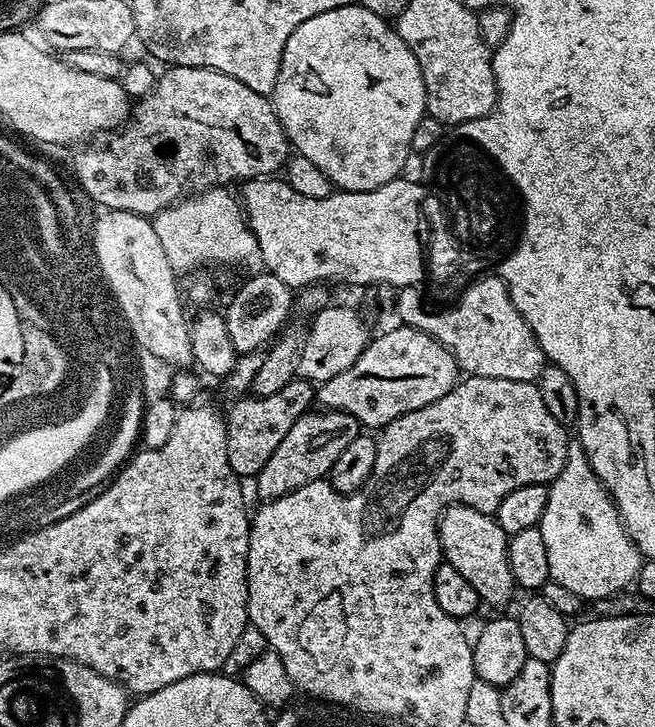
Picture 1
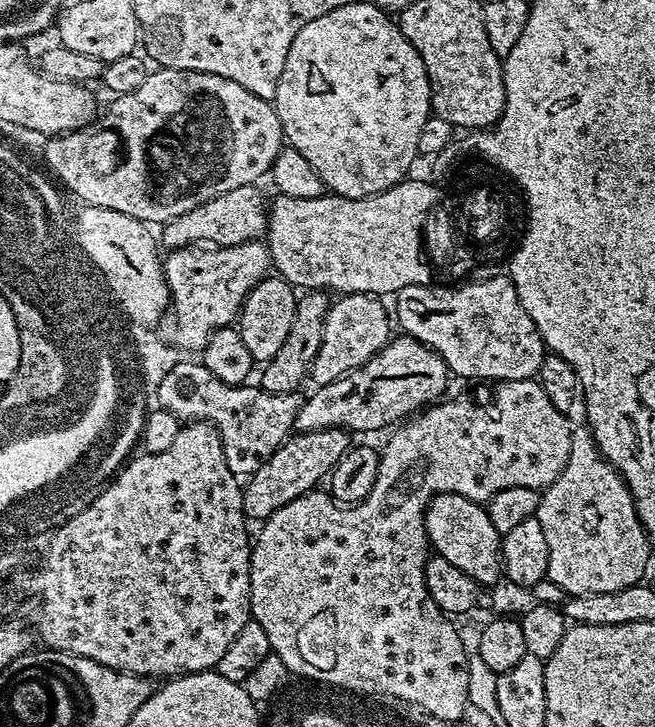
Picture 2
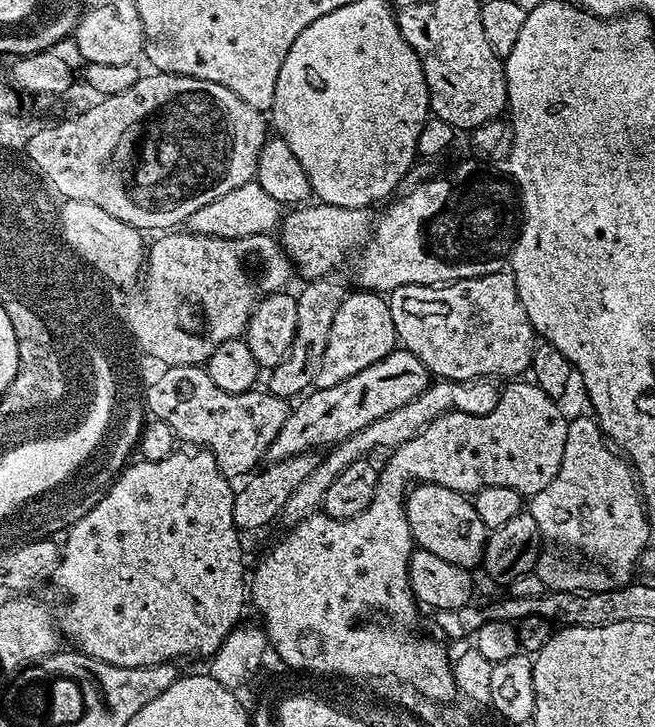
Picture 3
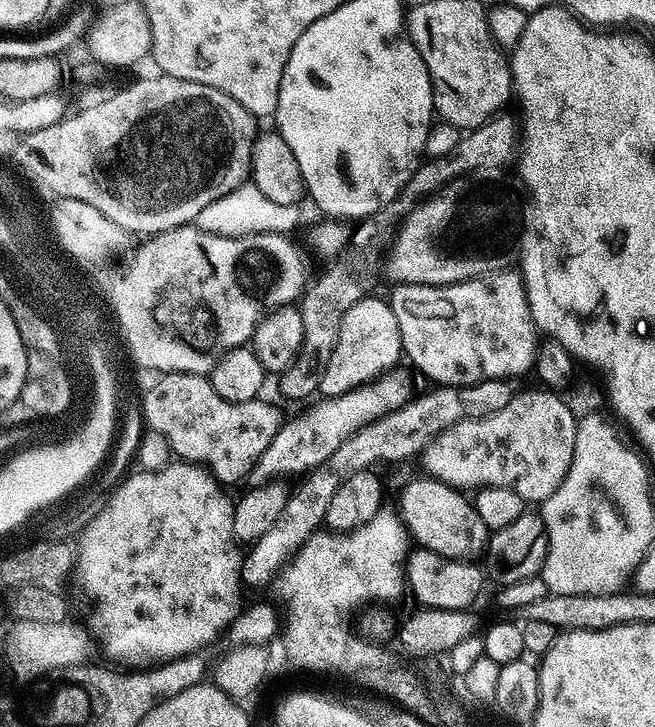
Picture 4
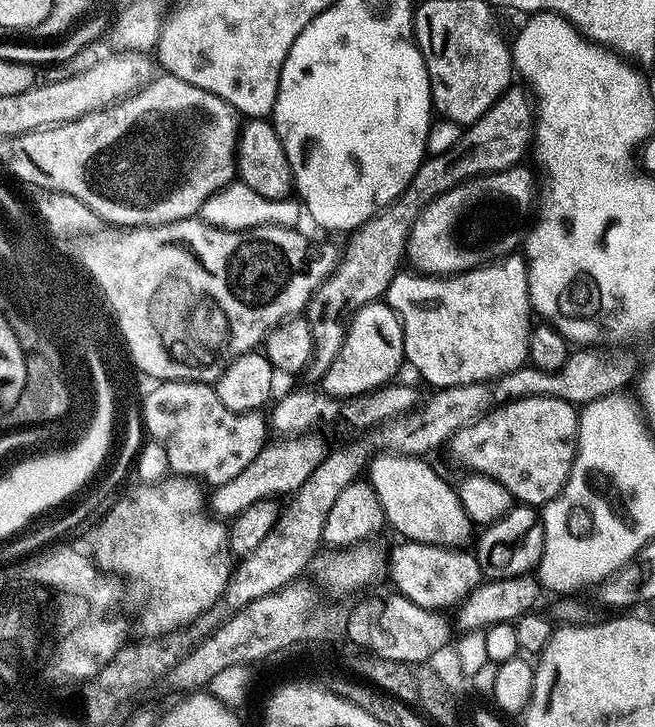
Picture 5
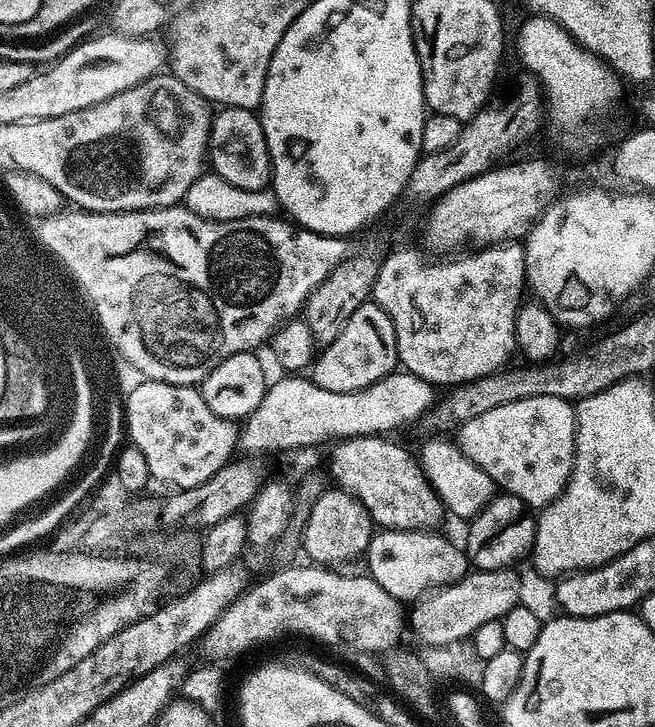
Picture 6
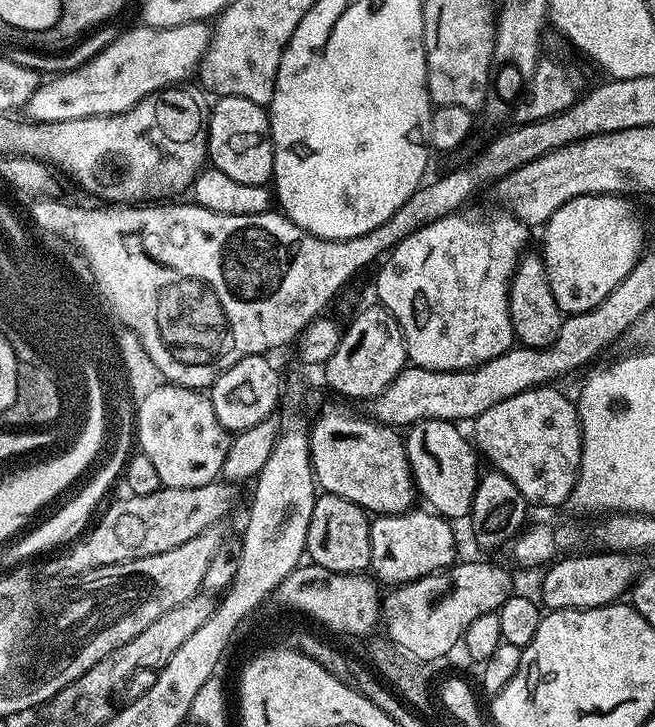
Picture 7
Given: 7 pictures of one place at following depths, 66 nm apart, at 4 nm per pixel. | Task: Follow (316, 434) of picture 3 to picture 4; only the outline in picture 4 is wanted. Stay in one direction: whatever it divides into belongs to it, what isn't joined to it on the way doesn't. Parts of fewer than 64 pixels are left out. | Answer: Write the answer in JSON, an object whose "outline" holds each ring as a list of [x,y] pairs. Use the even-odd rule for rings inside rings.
{"outline":[[[400,370],[385,372],[369,384],[358,386],[341,396],[329,396],[315,401],[316,405],[302,416],[296,416],[281,423],[278,434],[262,450],[262,458],[253,466],[246,480],[249,485],[271,485],[279,481],[279,476],[307,474],[317,468],[342,442],[346,442],[359,428],[365,428],[370,422],[398,410],[407,404],[414,395],[412,384],[400,373]]]}

